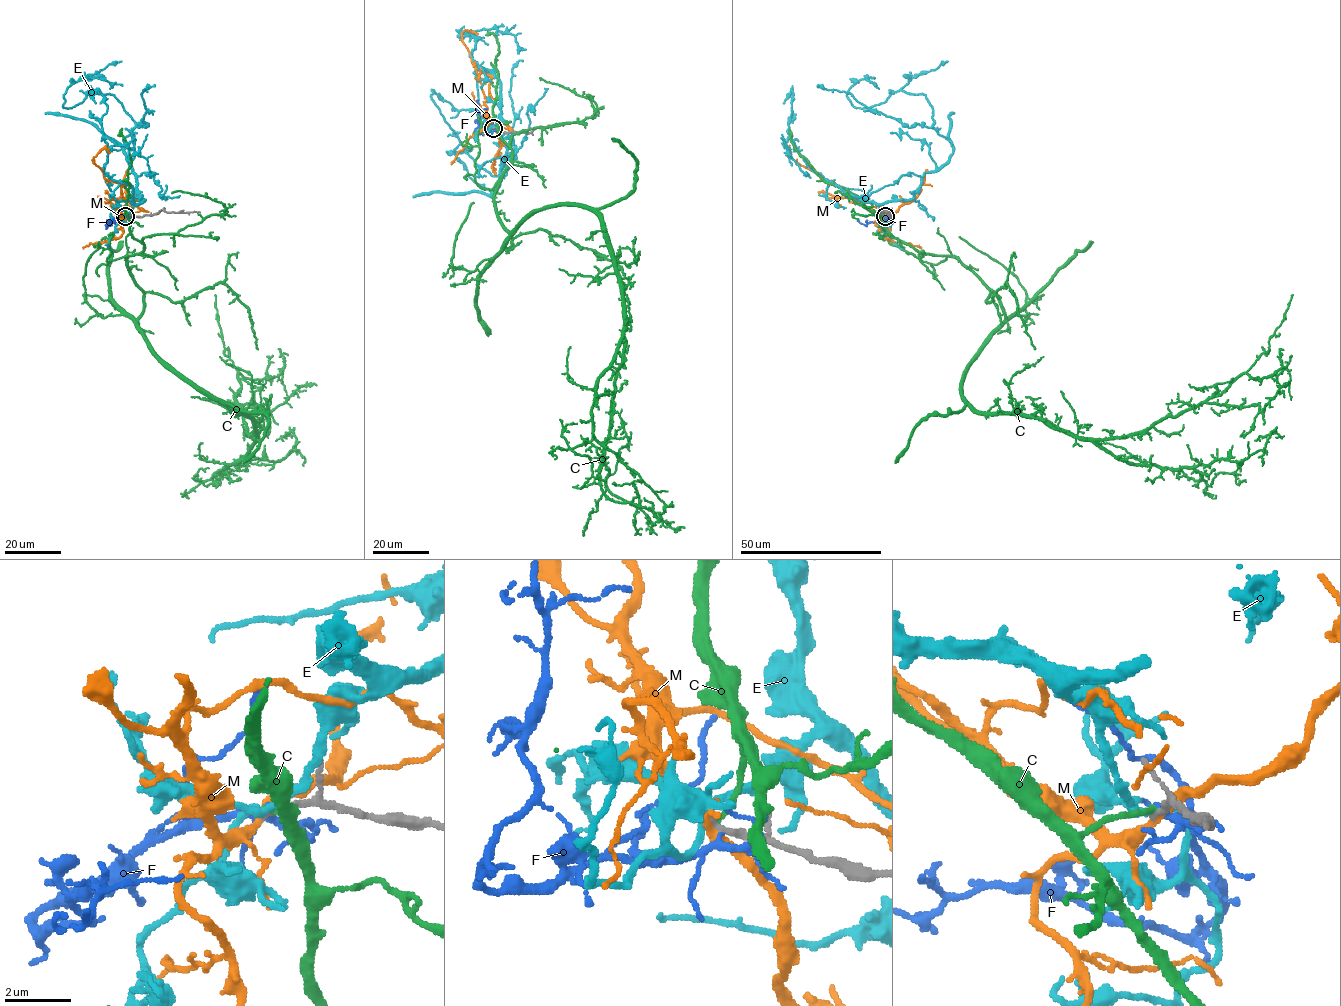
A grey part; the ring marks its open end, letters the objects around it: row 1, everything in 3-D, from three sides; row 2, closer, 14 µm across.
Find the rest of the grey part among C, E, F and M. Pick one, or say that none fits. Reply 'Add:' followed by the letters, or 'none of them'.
Add: none of them

